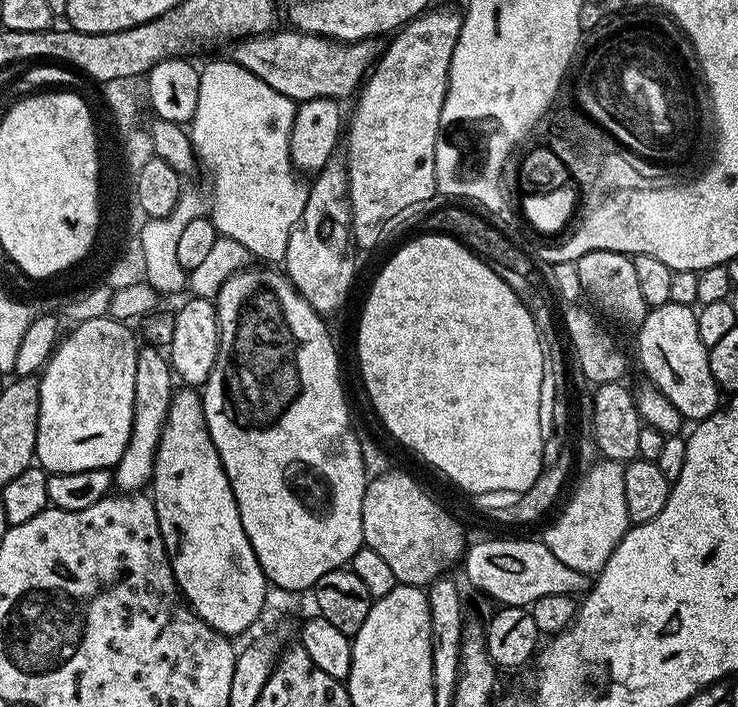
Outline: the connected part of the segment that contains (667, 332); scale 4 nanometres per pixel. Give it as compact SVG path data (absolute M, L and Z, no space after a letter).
M666 303L649 308L644 321L638 325L636 356L649 376L651 387L657 388L685 420L699 422L714 414L722 404L720 387L710 374L708 347L698 334L697 309L691 304Z

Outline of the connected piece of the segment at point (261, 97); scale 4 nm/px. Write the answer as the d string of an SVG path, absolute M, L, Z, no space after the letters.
M231 58L224 60L216 60L213 64L208 64L204 69L199 69L200 85L198 86L198 110L194 110L194 118L190 122L190 135L192 138L192 148L196 151L196 158L199 167L208 171L208 176L212 179L212 212L217 233L226 234L235 242L240 242L257 261L260 262L280 262L283 261L286 254L286 242L290 242L290 230L294 230L294 226L298 222L298 218L302 218L302 210L306 206L306 198L308 197L308 184L300 181L297 173L292 167L292 159L290 158L290 130L294 126L294 118L298 107L297 101L286 98L286 94L278 94L278 90L274 90L274 86L266 86L266 82L262 82L262 78L258 78L254 74L250 74L250 70L246 70L242 66L235 64Z

